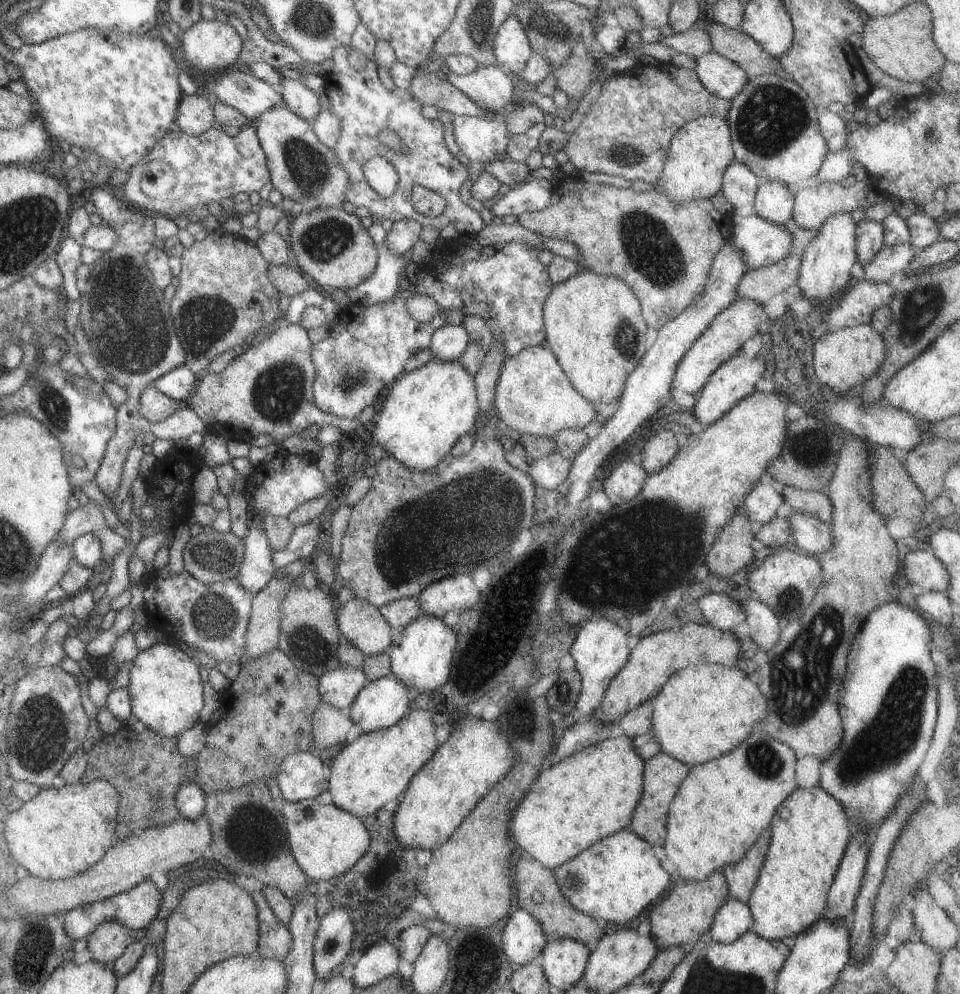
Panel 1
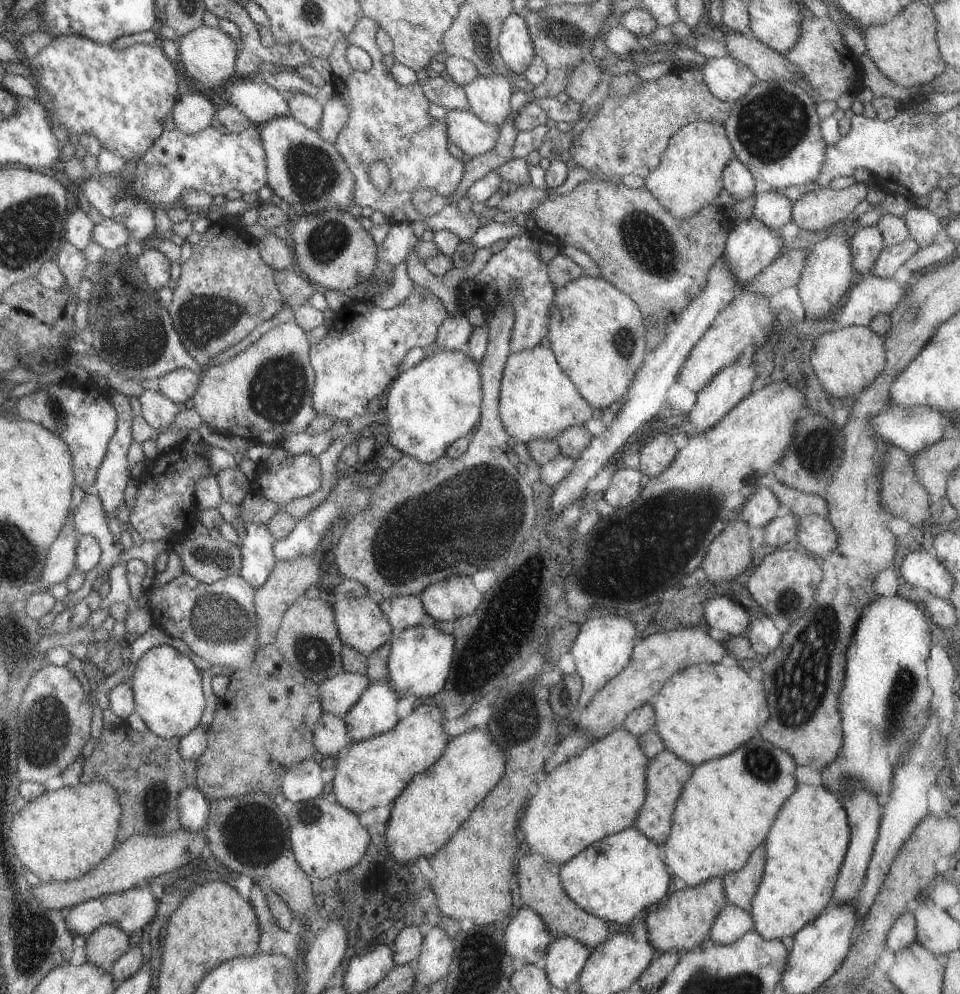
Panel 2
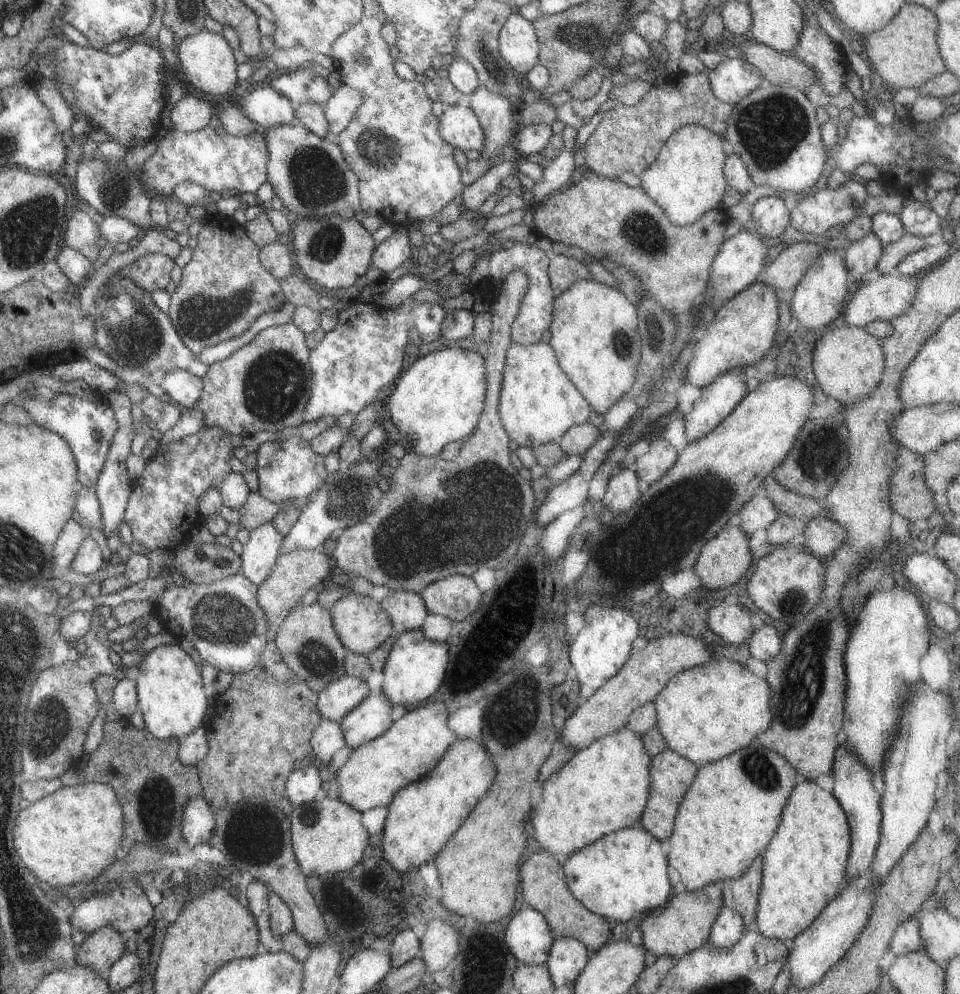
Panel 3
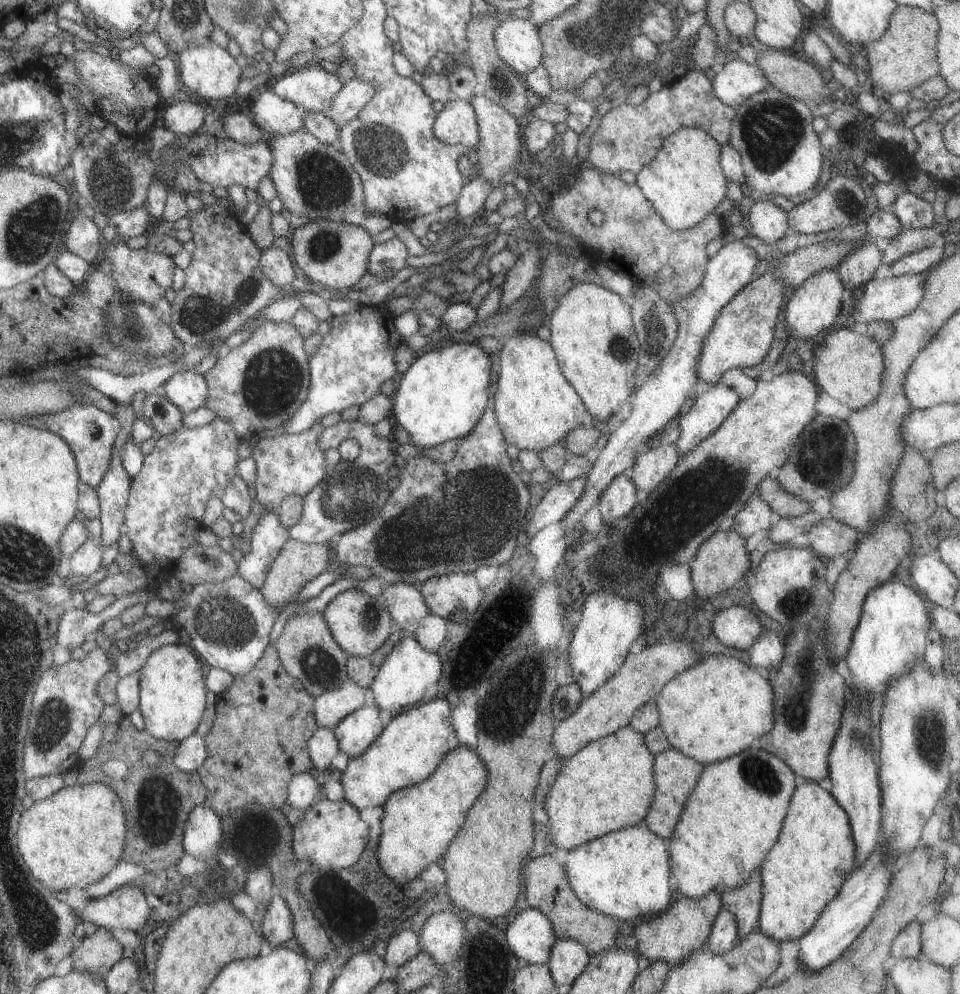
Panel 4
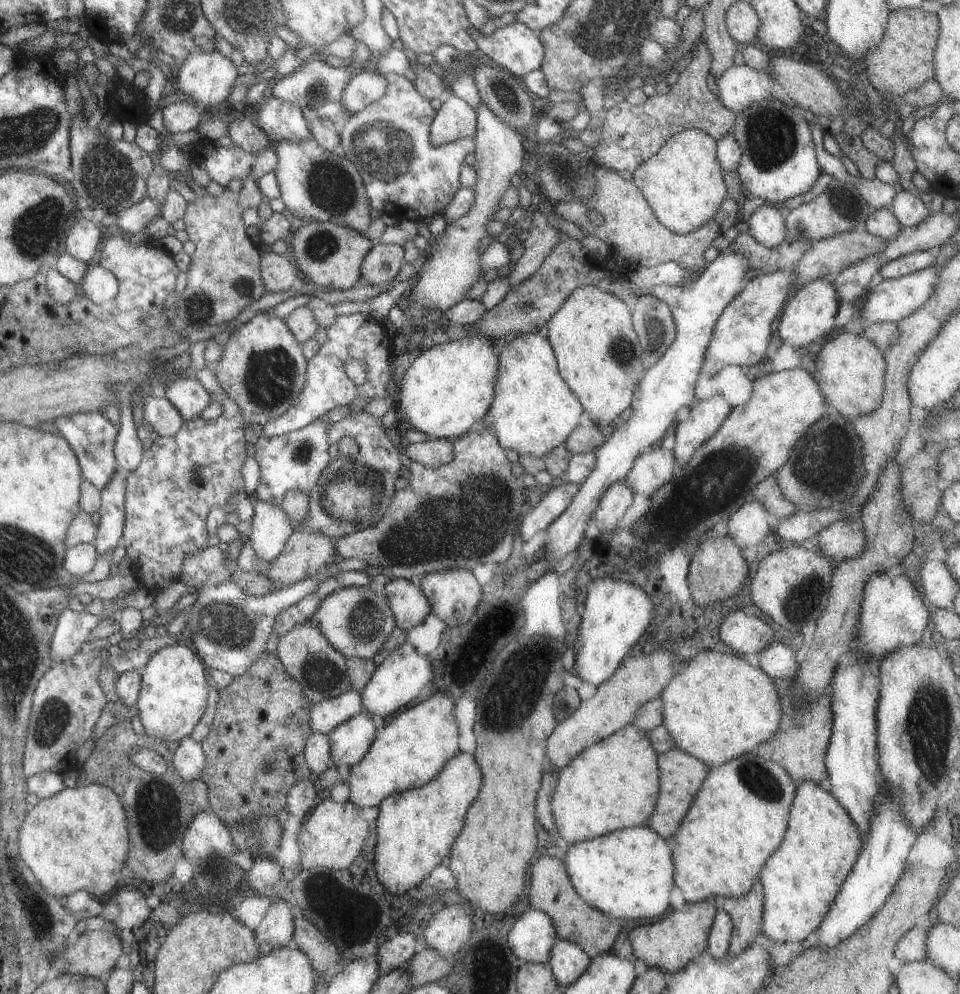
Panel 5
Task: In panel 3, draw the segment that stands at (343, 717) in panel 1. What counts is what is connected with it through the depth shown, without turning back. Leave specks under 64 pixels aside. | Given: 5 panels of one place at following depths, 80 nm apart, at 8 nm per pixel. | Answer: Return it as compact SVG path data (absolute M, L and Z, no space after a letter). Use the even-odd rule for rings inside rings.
M320 718L311 733L309 744L320 764L330 762L331 756L345 745L339 722Z

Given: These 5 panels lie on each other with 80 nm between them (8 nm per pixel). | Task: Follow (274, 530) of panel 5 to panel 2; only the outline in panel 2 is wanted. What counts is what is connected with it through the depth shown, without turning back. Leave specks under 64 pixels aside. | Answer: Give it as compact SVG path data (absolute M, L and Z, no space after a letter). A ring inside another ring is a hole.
M244 524L245 538L240 545L239 576L255 590L265 582L276 563L272 548L276 540L264 524Z

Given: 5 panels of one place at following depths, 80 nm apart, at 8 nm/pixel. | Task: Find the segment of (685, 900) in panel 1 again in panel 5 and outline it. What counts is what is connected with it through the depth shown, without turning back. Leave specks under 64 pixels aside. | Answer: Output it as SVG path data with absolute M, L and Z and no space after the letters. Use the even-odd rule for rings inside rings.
M712 899L700 902L685 902L681 908L664 914L657 922L633 928L627 934L632 958L639 959L646 968L659 968L667 976L683 970L695 956L706 951L706 940L714 915L719 910L718 902Z

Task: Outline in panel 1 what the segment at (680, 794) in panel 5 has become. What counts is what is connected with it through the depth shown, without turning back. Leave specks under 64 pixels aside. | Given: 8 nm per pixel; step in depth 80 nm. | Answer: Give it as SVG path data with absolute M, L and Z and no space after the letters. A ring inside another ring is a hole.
M651 728L643 734L634 736L631 742L635 752L644 760L644 769L642 770L641 796L627 829L647 841L647 844L661 846L664 842L664 824L669 803L673 800L681 781L689 774L690 767L660 750Z

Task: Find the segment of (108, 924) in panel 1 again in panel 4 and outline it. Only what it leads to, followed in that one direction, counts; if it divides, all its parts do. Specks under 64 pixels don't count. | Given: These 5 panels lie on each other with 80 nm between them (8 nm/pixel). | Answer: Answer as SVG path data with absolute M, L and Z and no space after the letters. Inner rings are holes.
M99 927L92 934L79 940L79 946L71 950L72 970L91 972L104 977L109 968L122 958L123 948L111 932Z

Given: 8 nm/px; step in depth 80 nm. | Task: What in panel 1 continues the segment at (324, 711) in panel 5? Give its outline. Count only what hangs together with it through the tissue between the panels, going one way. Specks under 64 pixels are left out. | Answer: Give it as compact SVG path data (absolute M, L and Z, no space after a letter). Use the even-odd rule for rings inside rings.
M338 666L318 678L317 690L321 701L345 712L366 684L361 668Z

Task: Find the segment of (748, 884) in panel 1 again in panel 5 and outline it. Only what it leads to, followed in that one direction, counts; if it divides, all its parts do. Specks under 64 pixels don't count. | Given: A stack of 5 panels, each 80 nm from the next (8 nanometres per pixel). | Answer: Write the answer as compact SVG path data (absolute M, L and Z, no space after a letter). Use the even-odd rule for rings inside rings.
M759 878L753 882L753 886L745 896L725 898L718 902L718 907L731 920L731 937L726 956L737 956L753 942L757 934L760 934L762 887Z

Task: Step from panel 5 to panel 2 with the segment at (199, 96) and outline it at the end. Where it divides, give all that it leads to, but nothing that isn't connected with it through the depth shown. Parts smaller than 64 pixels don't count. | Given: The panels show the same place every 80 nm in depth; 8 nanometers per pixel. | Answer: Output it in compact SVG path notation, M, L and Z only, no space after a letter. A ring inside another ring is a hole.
M202 24L184 34L175 44L178 49L177 62L183 66L185 74L197 80L203 88L213 88L219 92L221 86L236 75L233 65L236 55L235 45L220 28Z

